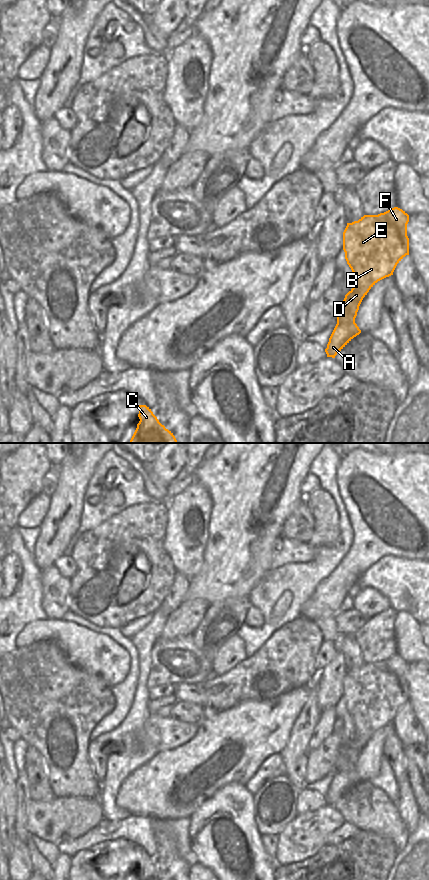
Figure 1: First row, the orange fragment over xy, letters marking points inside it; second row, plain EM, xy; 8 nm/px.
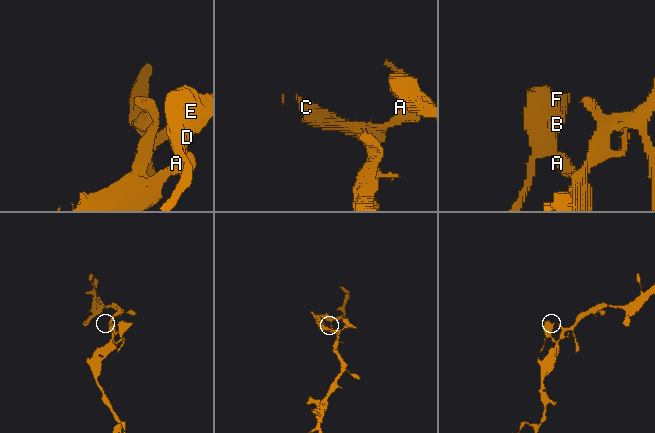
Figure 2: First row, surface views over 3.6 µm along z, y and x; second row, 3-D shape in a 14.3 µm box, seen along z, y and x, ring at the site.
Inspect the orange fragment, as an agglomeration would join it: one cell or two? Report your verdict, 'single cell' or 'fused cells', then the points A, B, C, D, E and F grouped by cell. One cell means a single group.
fused cells; A C / B D E F

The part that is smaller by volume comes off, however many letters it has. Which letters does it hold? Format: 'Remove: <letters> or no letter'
Remove: B, D, E, F

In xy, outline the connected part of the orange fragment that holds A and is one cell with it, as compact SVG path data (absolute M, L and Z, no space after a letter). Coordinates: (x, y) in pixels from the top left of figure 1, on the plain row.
M337 771L325 797L327 805L335 806L335 804L360 781L361 778L356 771Z

